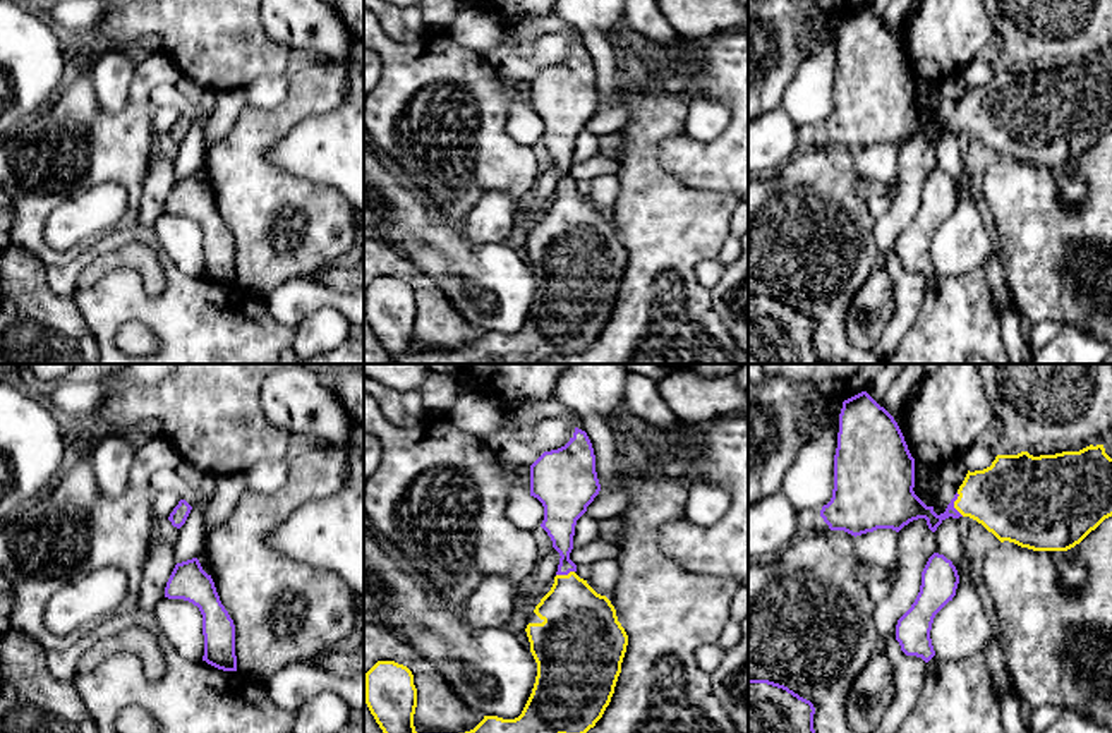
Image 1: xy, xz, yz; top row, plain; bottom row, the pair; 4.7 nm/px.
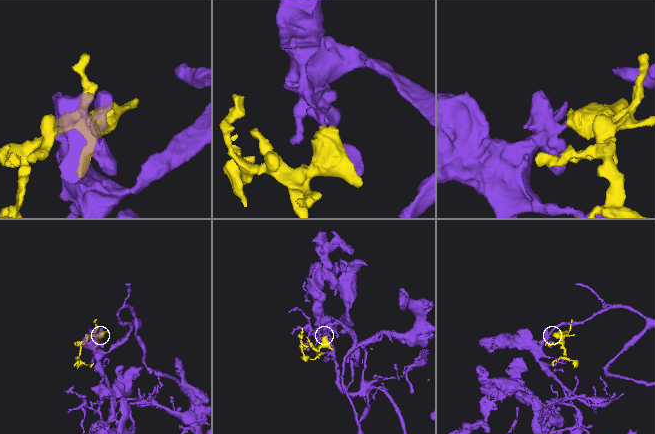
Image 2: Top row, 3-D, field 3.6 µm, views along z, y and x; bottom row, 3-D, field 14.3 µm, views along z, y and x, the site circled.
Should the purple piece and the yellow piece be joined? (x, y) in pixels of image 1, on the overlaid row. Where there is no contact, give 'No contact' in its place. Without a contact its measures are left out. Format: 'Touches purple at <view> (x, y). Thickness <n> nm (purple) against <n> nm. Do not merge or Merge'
Touches purple at yz (953, 505). Thickness 180 nm (purple) against 320 nm. Merge

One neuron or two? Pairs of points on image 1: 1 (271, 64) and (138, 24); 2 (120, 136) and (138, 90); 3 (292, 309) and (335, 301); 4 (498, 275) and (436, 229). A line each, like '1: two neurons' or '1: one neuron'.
1: one neuron
2: one neuron
3: one neuron
4: one neuron

